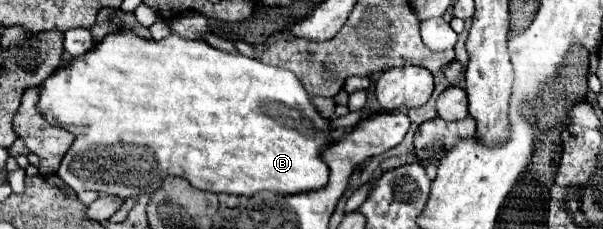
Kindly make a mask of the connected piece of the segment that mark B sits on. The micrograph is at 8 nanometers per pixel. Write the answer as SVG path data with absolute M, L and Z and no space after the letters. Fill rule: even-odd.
M130 34L128 38L104 38L96 48L88 50L82 56L68 58L64 68L58 68L50 78L44 80L42 92L40 92L40 104L38 110L40 114L54 126L66 128L76 136L72 148L66 152L60 164L60 178L74 190L74 192L84 192L84 190L94 190L94 192L104 192L104 194L114 194L120 198L128 196L138 196L142 192L152 192L160 188L160 180L166 176L180 176L186 178L194 188L208 190L208 192L224 192L224 194L234 194L234 196L246 196L252 198L256 192L276 192L276 194L298 194L298 192L312 192L320 190L322 186L328 184L330 168L322 160L324 150L332 144L332 134L336 132L330 126L330 120L324 118L316 106L312 104L308 92L300 84L300 80L276 66L266 66L256 58L248 58L242 54L226 54L222 50L212 48L204 40L184 40L180 36L170 34L162 42L154 40L140 40L136 34Z

